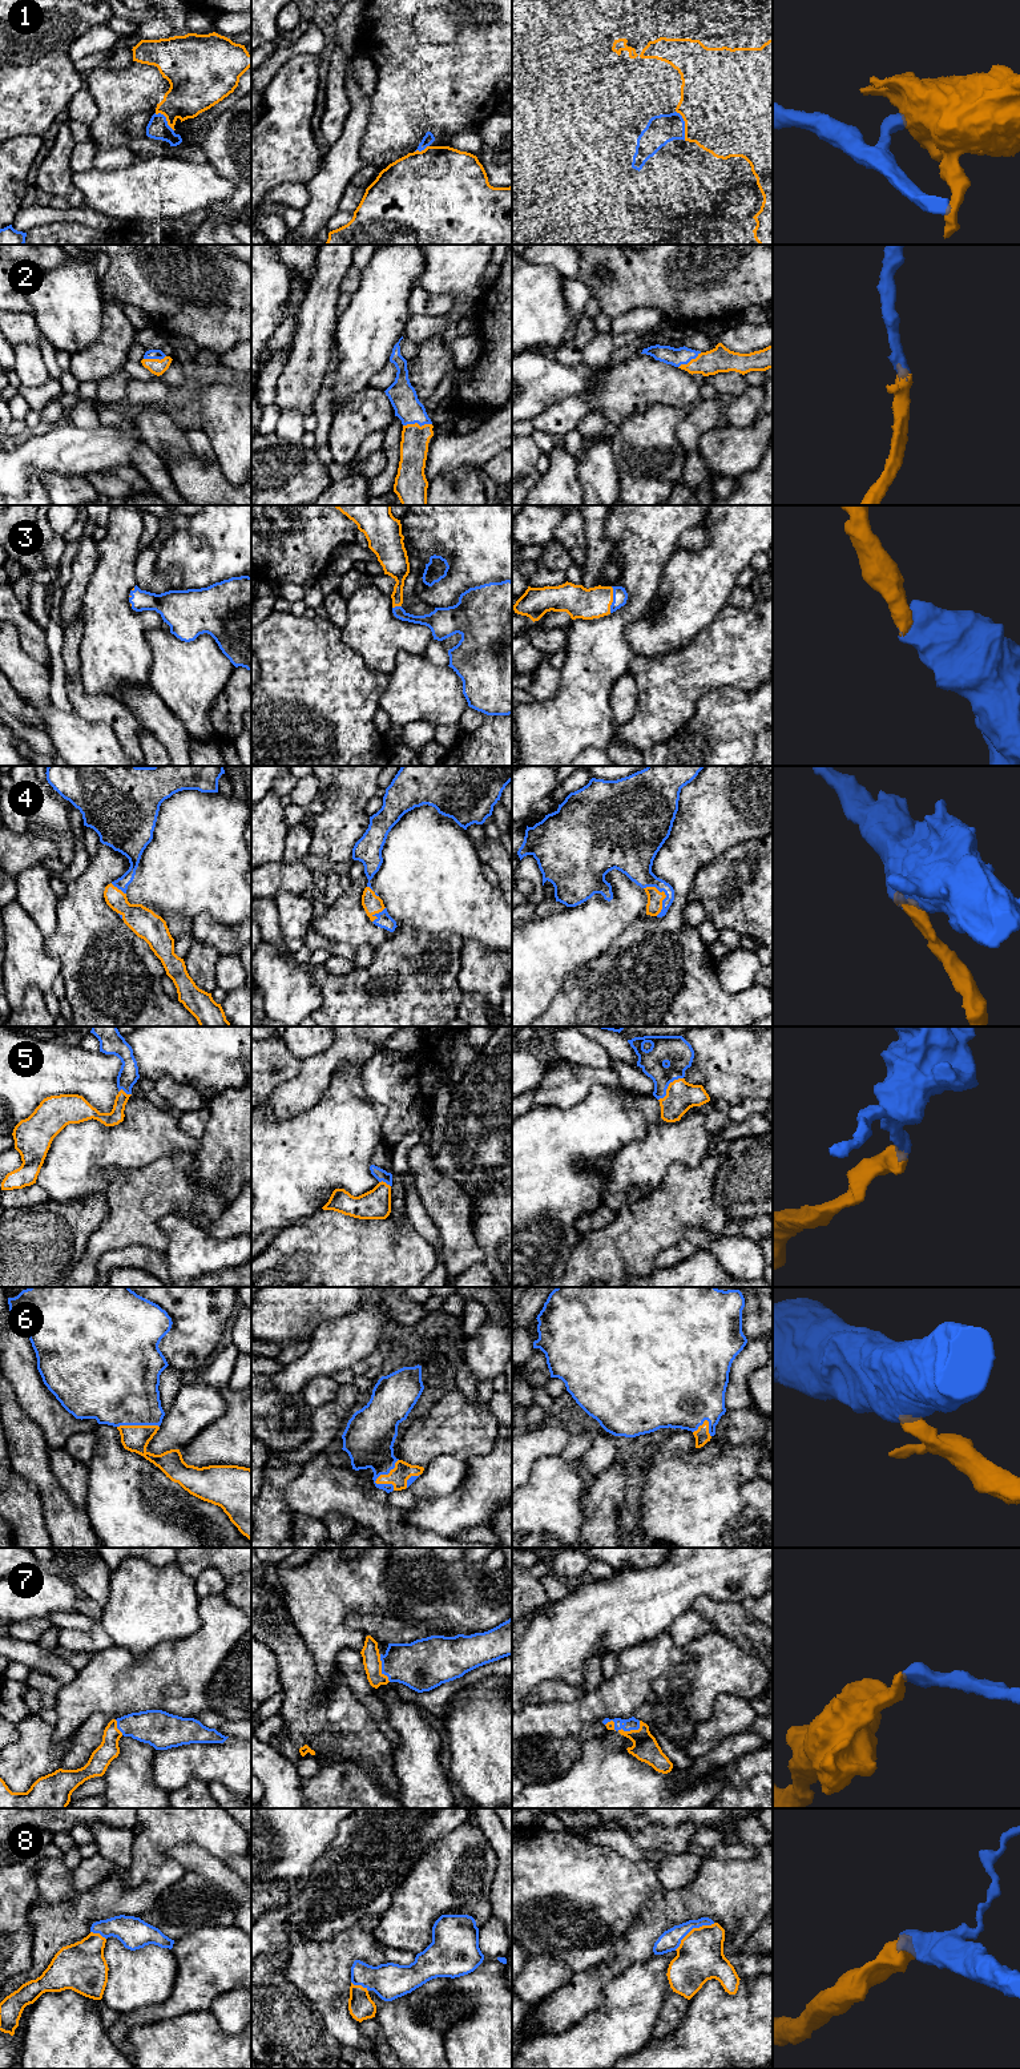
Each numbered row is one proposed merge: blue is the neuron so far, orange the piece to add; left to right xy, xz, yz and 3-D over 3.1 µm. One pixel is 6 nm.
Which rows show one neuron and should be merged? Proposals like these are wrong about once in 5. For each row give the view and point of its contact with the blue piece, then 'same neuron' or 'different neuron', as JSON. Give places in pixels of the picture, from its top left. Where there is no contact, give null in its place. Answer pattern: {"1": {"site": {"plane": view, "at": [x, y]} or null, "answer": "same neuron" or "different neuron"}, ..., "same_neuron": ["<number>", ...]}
{"1": {"site": {"plane": "yz", "at": [684, 125]}, "answer": "different neuron"}, "2": {"site": {"plane": "xz", "at": [416, 422]}, "answer": "same neuron"}, "3": {"site": {"plane": "yz", "at": [613, 600]}, "answer": "same neuron"}, "4": {"site": {"plane": "yz", "at": [665, 894]}, "answer": "same neuron"}, "5": {"site": {"plane": "yz", "at": [668, 1085]}, "answer": "same neuron"}, "6": {"site": {"plane": "xz", "at": [386, 1473]}, "answer": "same neuron"}, "7": {"site": {"plane": "yz", "at": [620, 1729]}, "answer": "same neuron"}, "8": {"site": {"plane": "yz", "at": [693, 1927]}, "answer": "same neuron"}, "same_neuron": ["2", "3", "4", "5", "6", "7", "8"]}

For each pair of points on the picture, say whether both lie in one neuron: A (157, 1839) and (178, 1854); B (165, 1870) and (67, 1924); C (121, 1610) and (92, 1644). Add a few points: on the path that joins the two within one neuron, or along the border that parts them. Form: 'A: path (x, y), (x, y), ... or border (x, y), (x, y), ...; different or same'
A: border (202, 1847), (194, 1843), (177, 1843), (166, 1855); different
B: path (142, 1895), (137, 1900), (105, 1900), (92, 1906); same
C: border (100, 1622), (113, 1644); different

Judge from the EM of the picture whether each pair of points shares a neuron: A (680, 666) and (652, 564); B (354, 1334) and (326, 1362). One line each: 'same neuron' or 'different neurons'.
A: different neurons
B: same neuron

